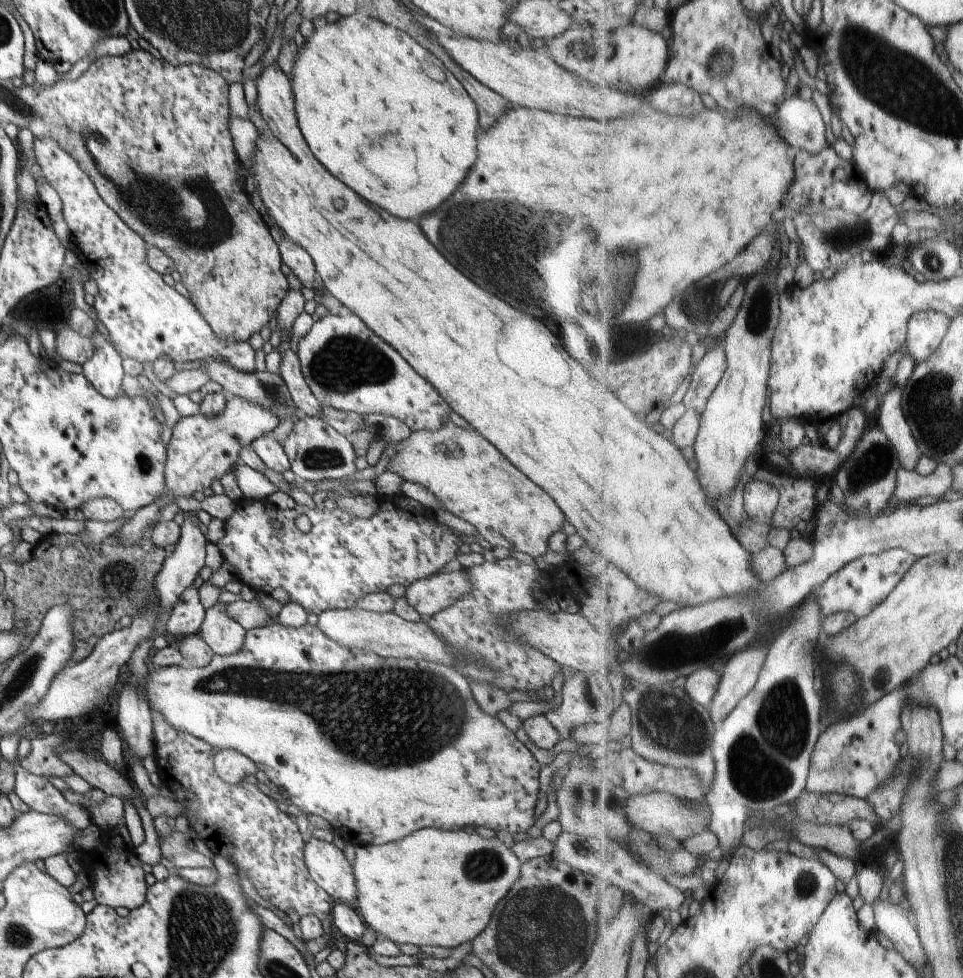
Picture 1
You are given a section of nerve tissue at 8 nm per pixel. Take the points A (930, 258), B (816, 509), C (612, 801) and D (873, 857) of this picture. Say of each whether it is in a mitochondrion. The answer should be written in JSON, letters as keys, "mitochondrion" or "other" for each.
{"A":"mitochondrion","B":"other","C":"mitochondrion","D":"other"}

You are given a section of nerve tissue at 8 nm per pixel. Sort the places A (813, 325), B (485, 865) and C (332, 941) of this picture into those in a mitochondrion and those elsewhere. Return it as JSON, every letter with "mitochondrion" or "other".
{"A":"other","B":"mitochondrion","C":"other"}

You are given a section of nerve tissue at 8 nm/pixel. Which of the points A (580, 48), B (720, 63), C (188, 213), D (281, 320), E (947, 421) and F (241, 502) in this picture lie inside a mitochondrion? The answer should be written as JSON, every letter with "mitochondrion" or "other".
{"A":"mitochondrion","B":"mitochondrion","C":"mitochondrion","D":"other","E":"mitochondrion","F":"other"}

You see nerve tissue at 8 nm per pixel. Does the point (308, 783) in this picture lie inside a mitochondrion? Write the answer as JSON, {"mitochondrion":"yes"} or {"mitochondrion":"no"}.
{"mitochondrion":"no"}

